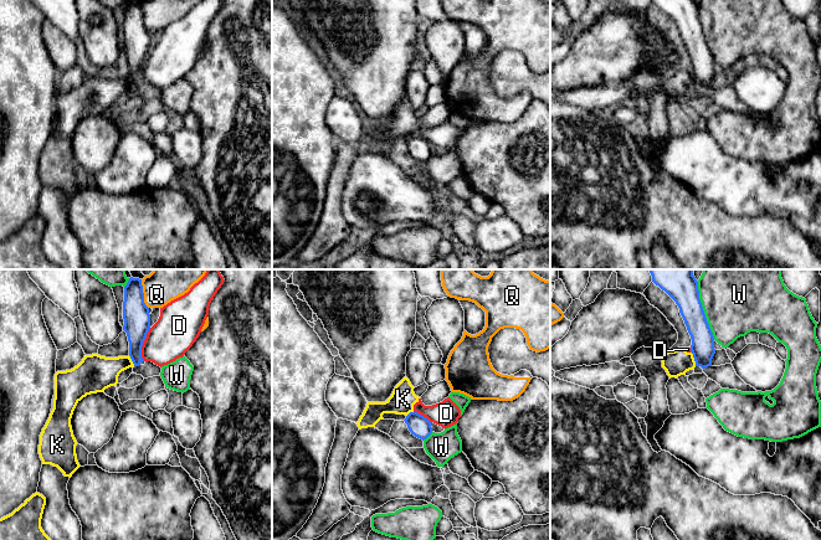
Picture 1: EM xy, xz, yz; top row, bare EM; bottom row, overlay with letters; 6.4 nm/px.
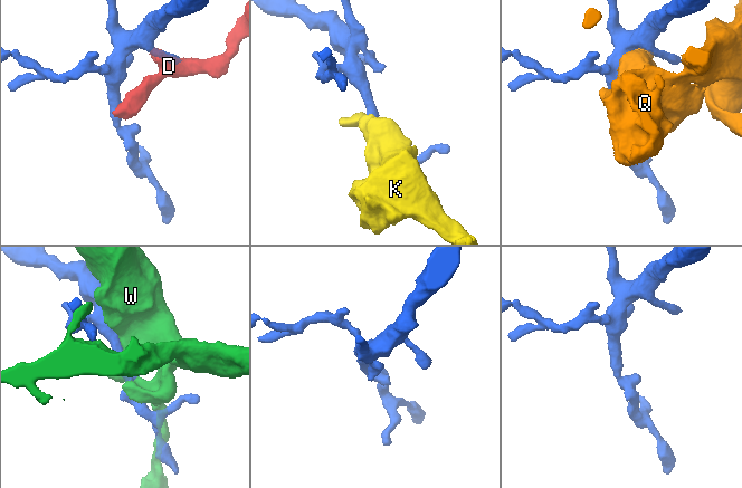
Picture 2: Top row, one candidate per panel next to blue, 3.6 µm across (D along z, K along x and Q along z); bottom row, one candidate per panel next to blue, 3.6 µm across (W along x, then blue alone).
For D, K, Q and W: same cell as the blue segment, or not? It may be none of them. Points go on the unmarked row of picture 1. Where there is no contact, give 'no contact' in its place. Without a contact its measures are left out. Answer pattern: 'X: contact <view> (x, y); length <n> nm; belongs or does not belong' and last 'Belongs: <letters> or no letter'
D: contact xy (142, 66); length 220 nm; does not belong
K: contact yz (694, 81); length 90 nm; does not belong
Q: contact xy (143, 16); length 190 nm; does not belong
W: contact yz (703, 32); length 400 nm; does not belong
Belongs: no letter

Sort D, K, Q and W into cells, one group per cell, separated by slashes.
D K / Q / W

